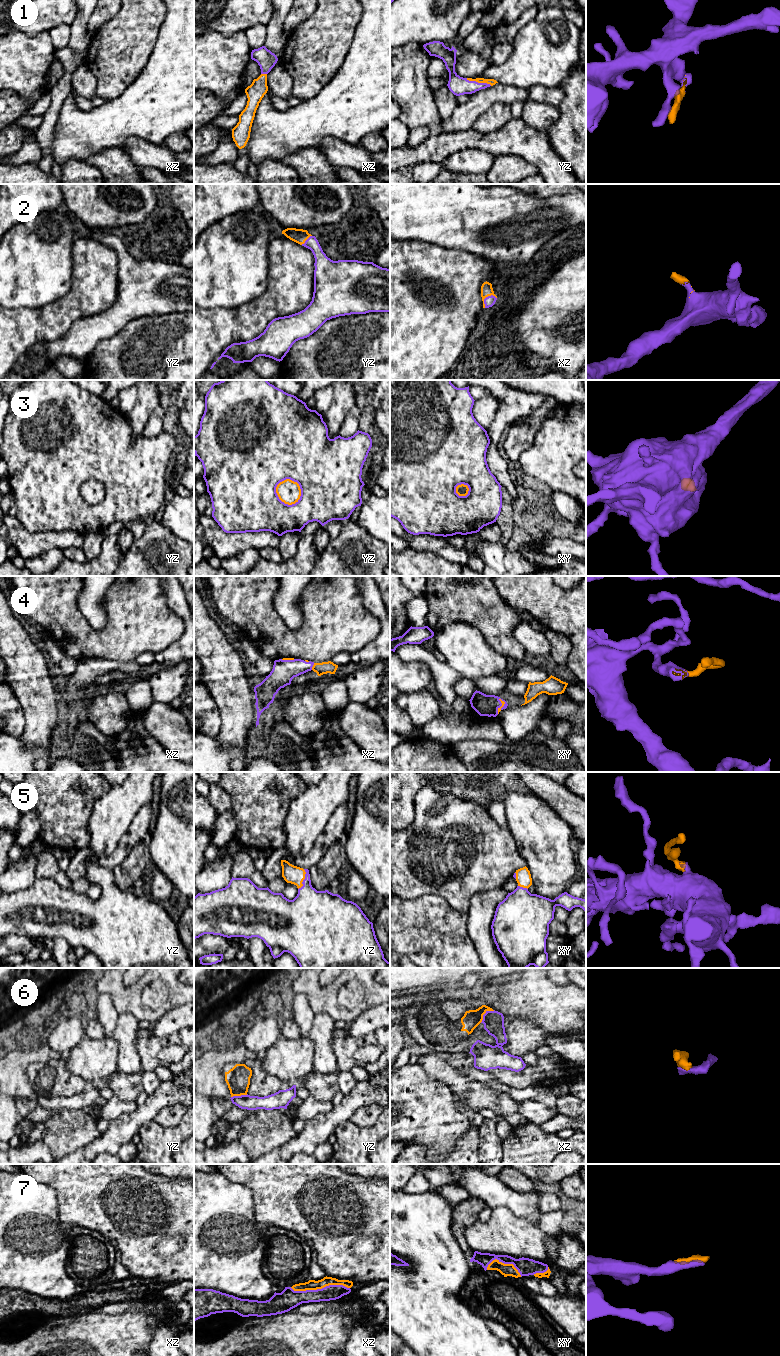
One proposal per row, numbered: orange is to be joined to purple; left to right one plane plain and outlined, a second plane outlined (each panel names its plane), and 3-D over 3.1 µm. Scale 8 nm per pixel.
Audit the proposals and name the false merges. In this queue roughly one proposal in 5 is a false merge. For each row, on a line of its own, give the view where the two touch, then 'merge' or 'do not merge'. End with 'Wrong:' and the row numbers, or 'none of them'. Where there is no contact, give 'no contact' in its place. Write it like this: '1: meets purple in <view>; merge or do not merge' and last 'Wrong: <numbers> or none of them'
1: meets purple in yz; merge
2: meets purple in xz; merge
3: meets purple in yz; do not merge
4: meets purple in xy; merge
5: meets purple in yz; merge
6: meets purple in xz; do not merge
7: meets purple in xz; merge
Wrong: 3, 6

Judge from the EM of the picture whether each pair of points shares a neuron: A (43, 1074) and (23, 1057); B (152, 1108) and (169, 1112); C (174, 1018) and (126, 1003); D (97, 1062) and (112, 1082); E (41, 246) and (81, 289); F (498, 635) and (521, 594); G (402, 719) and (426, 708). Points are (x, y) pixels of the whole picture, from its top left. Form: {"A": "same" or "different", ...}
{"A": "different", "B": "different", "C": "different", "D": "different", "E": "different", "F": "different", "G": "different"}

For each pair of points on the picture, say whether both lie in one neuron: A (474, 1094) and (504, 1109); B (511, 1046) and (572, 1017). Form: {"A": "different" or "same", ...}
{"A": "same", "B": "different"}

